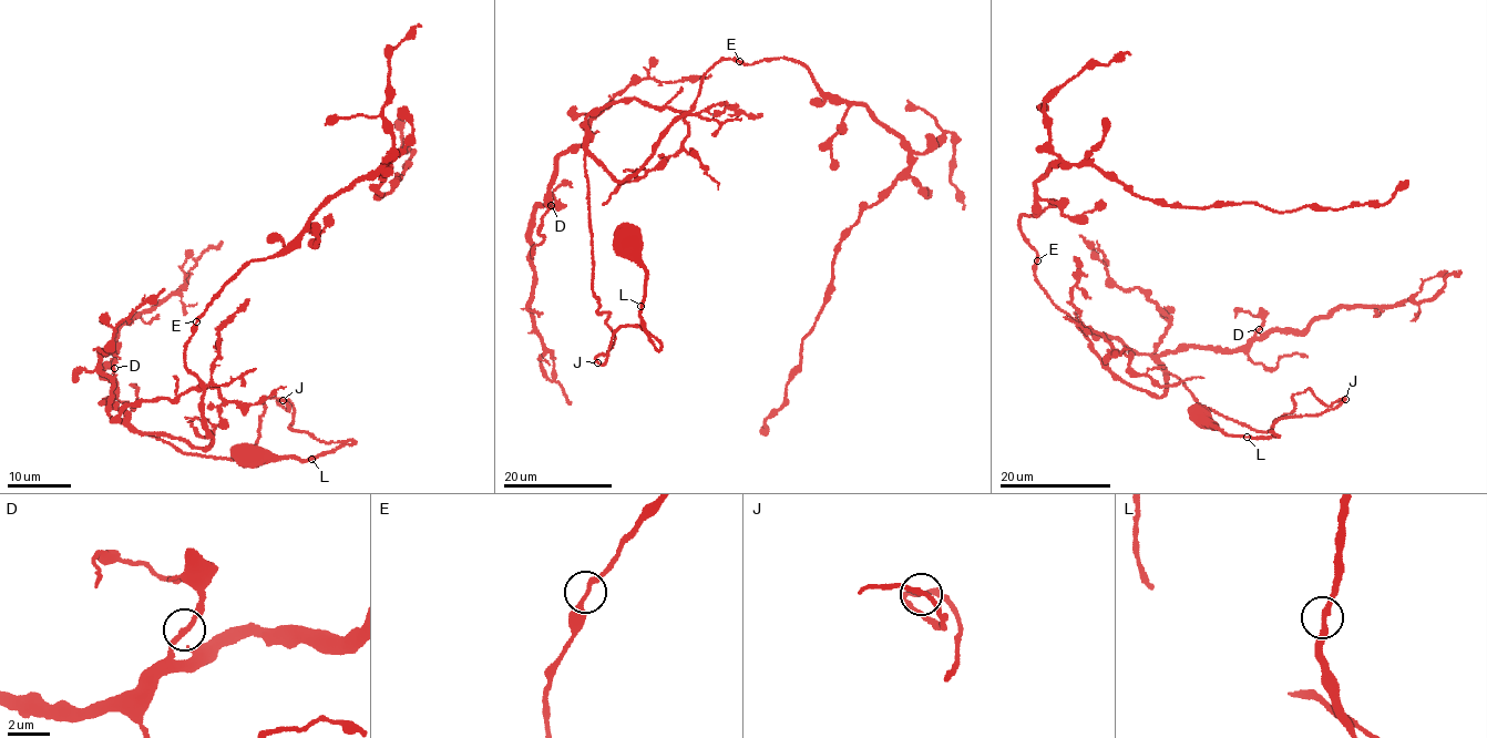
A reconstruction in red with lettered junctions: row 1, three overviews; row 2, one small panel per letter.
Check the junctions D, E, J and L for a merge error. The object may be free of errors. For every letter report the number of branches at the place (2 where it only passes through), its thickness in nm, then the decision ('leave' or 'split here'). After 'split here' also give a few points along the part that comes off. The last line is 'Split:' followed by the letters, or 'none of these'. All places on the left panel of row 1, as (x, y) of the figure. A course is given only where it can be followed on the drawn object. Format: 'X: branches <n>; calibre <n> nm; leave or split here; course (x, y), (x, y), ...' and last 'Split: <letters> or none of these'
D: branches 2; calibre 240 nm; leave
E: branches 2; calibre 240 nm; leave
J: branches 2; calibre 240 nm; leave
L: branches 2; calibre 260 nm; leave
Split: none of these

